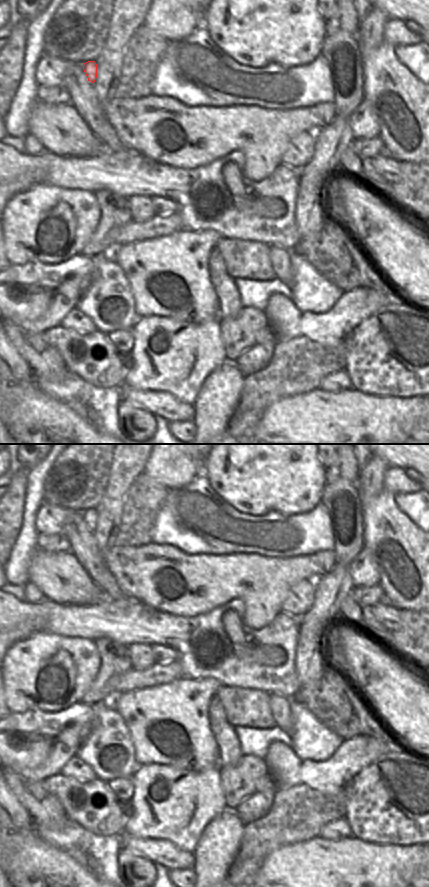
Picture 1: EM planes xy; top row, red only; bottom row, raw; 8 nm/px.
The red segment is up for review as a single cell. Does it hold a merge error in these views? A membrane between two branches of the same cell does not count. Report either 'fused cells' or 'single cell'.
fused cells

